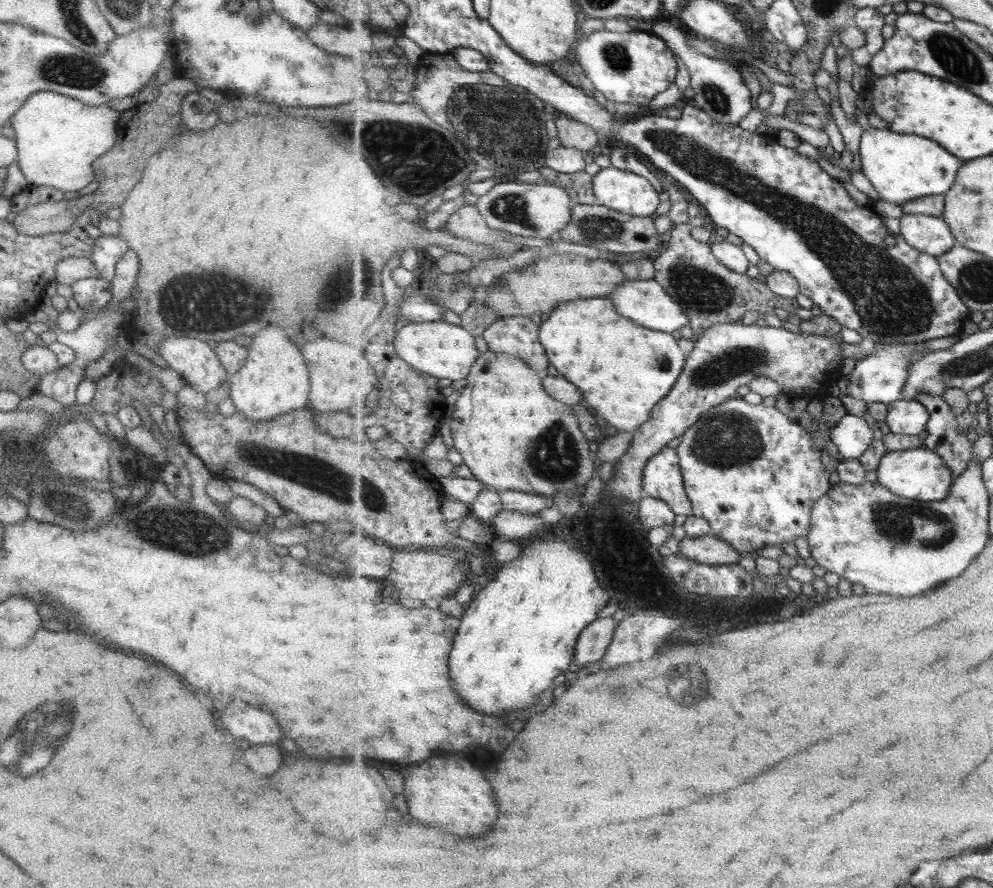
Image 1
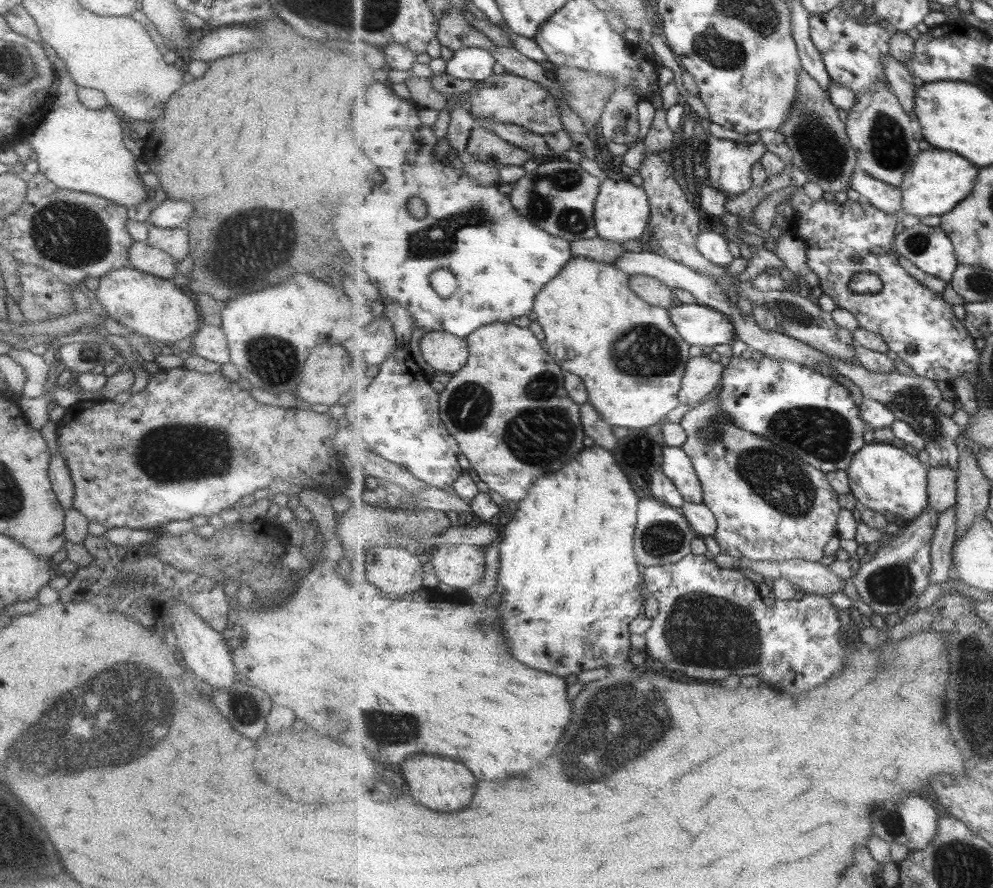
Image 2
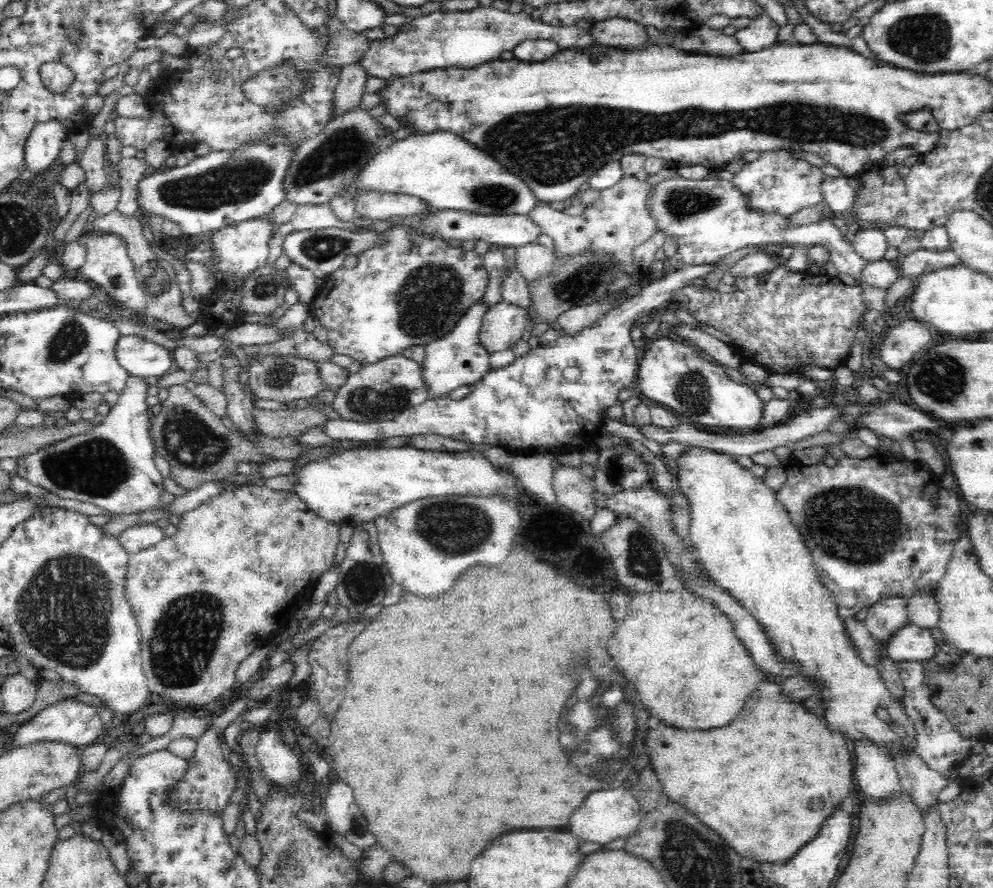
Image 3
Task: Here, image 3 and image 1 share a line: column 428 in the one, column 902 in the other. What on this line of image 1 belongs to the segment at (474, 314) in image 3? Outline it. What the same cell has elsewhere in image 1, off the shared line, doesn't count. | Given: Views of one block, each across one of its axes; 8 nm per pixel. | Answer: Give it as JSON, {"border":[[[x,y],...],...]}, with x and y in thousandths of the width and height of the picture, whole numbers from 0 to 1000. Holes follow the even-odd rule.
{"border":[[[882,386],[881,394],[870,404],[862,407],[861,414],[855,421],[853,446],[876,453],[890,453],[897,455],[910,448],[910,437],[916,422],[916,414],[925,404],[923,386]]]}

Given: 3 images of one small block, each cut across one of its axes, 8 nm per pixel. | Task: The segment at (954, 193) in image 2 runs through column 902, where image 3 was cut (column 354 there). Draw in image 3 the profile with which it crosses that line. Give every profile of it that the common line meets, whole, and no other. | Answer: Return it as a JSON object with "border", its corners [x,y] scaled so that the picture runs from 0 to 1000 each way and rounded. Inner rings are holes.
{"border":[[[451,146],[439,148],[433,151],[415,150],[399,162],[395,162],[391,169],[379,173],[371,187],[364,194],[364,200],[346,217],[332,225],[331,230],[340,248],[351,253],[358,243],[354,218],[359,214],[382,214],[382,216],[411,218],[426,225],[430,232],[438,238],[463,236],[483,243],[510,243],[510,242],[532,242],[543,225],[538,216],[532,211],[527,200],[512,191],[512,188],[502,182],[496,173],[488,169],[481,169],[481,164],[473,160],[465,152],[457,151]]]}

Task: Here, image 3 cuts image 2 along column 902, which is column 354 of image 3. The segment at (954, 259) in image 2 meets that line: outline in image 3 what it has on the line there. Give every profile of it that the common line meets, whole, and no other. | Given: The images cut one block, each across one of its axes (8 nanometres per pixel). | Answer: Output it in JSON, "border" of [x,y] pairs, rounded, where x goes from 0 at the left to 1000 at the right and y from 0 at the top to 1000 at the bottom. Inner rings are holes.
{"border":[[[352,255],[347,257],[324,257],[322,259],[304,259],[304,261],[294,260],[286,267],[286,285],[300,298],[312,303],[320,315],[327,315],[328,311],[334,309],[349,288],[359,288],[363,283],[369,282],[370,278],[381,276],[385,273],[382,261],[377,259],[354,258]]]}

